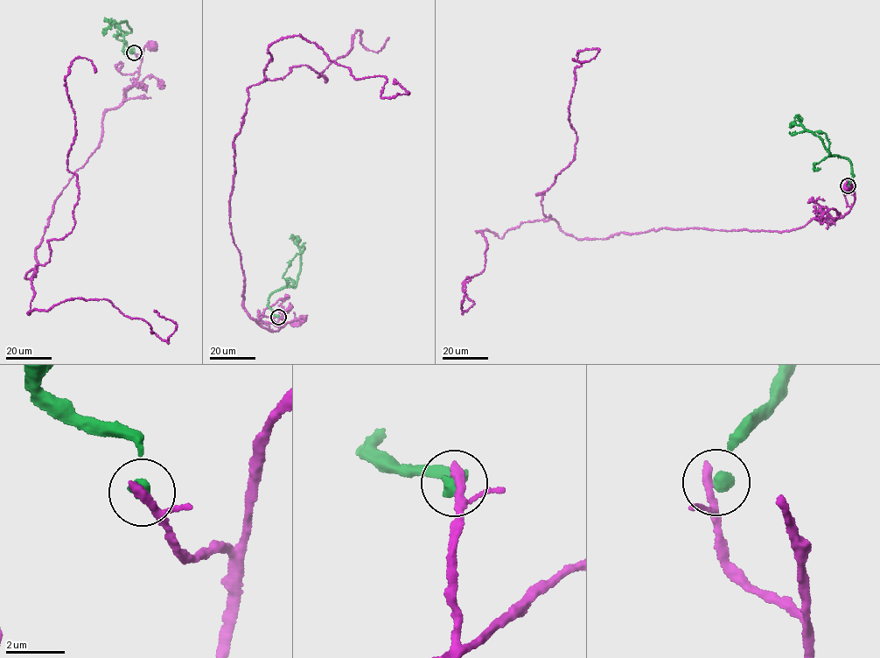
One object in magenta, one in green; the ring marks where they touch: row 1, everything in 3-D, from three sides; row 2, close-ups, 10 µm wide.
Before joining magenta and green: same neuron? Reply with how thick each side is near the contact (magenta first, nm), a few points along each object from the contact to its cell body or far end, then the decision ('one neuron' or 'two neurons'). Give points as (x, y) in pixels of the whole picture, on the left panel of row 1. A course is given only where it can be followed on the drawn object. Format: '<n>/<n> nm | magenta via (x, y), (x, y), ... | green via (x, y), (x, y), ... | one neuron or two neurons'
340/400 nm | magenta via (135, 52), (137, 57), (142, 56), (143, 48), (153, 45) | green via (134, 52), (133, 48), (114, 36), (131, 31), (126, 21), (114, 23), (104, 35) | two neurons

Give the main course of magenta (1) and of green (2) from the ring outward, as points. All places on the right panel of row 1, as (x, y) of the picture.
1: (848, 185), (848, 192), (855, 196), (854, 188), (846, 186)
2: (848, 185), (853, 176), (849, 161), (829, 155), (819, 137), (806, 131), (802, 125), (792, 123), (791, 128)

